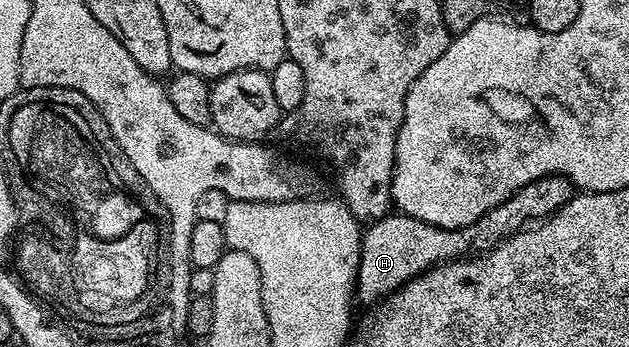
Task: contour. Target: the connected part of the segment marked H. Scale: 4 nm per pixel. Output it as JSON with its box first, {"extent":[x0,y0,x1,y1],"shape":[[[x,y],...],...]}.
{"extent":[355,173,576,307],"shape":[[[554,173],[521,187],[509,200],[493,207],[463,229],[439,229],[436,225],[406,217],[398,211],[378,218],[362,230],[359,270],[355,276],[358,300],[363,300],[367,307],[374,306],[401,288],[405,282],[420,277],[432,265],[442,265],[445,261],[463,259],[468,255],[482,255],[488,249],[495,248],[500,241],[520,232],[528,223],[546,219],[565,207],[565,203],[569,203],[576,192],[568,177]]]}

